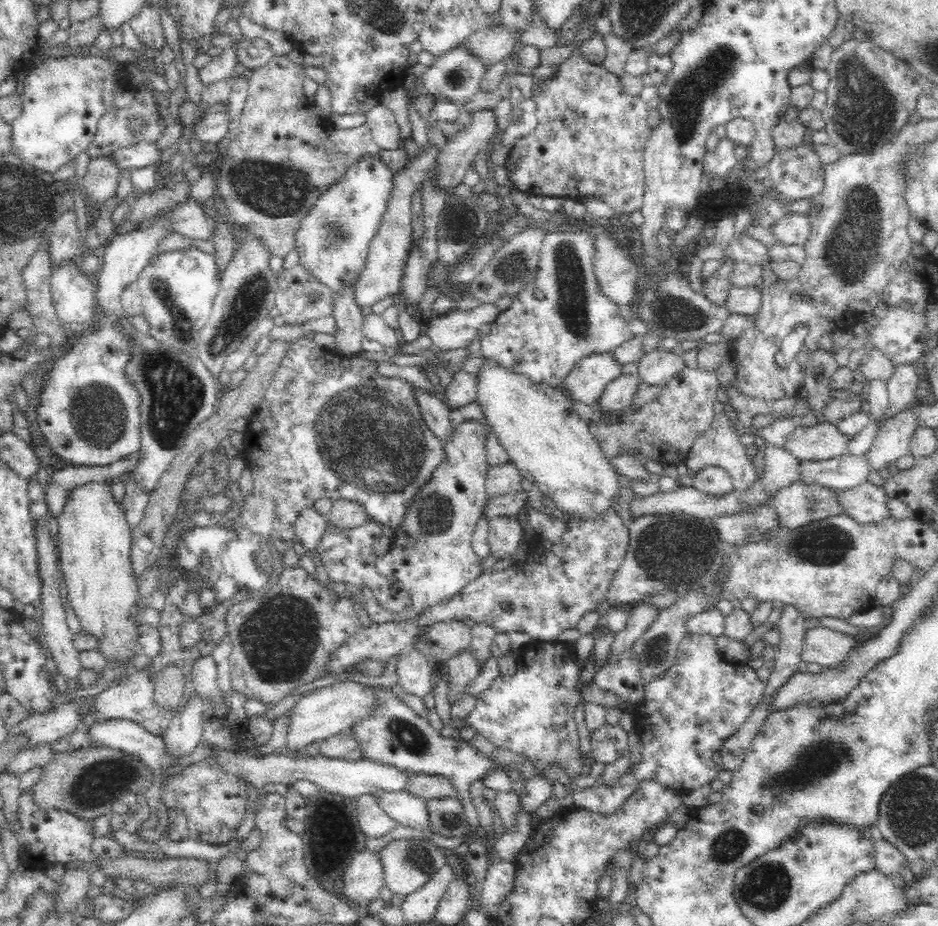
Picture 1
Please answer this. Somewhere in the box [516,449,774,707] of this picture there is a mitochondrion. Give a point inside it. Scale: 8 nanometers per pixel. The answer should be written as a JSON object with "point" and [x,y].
{"point":[674,552]}

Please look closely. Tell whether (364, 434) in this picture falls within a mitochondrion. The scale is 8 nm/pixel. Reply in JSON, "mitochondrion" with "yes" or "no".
{"mitochondrion":"yes"}

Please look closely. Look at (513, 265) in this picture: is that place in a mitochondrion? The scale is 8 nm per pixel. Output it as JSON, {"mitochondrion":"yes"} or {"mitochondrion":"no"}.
{"mitochondrion":"yes"}

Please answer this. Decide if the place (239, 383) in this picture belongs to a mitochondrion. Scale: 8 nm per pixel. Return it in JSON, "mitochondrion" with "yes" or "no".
{"mitochondrion":"no"}

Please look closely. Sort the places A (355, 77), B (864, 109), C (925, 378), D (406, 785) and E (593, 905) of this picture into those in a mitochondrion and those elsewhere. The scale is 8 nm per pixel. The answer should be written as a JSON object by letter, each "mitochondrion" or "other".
{"A":"other","B":"mitochondrion","C":"other","D":"other","E":"other"}

